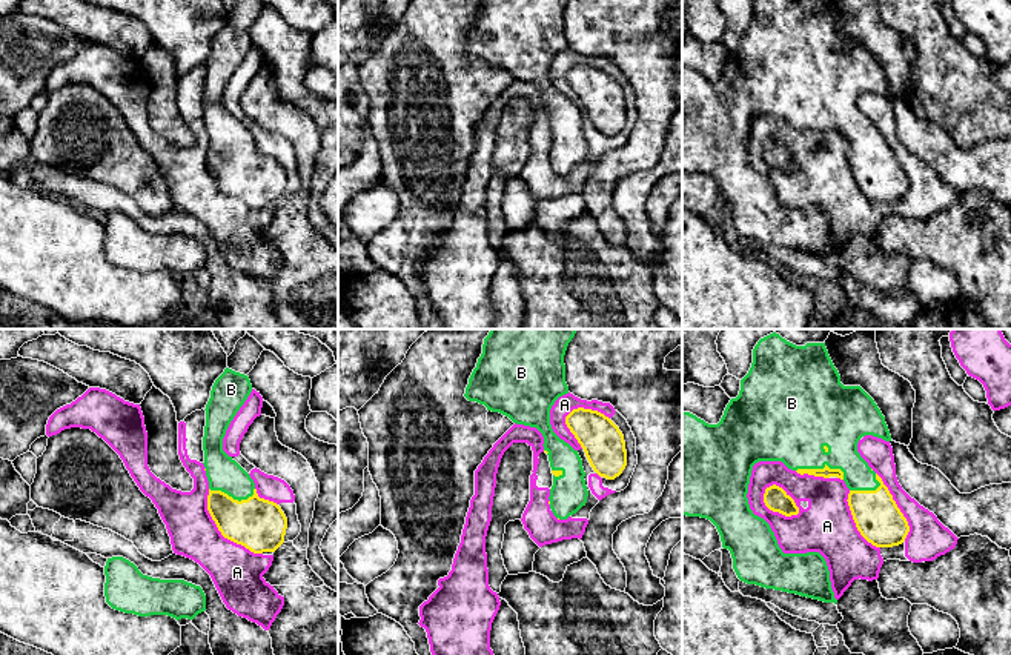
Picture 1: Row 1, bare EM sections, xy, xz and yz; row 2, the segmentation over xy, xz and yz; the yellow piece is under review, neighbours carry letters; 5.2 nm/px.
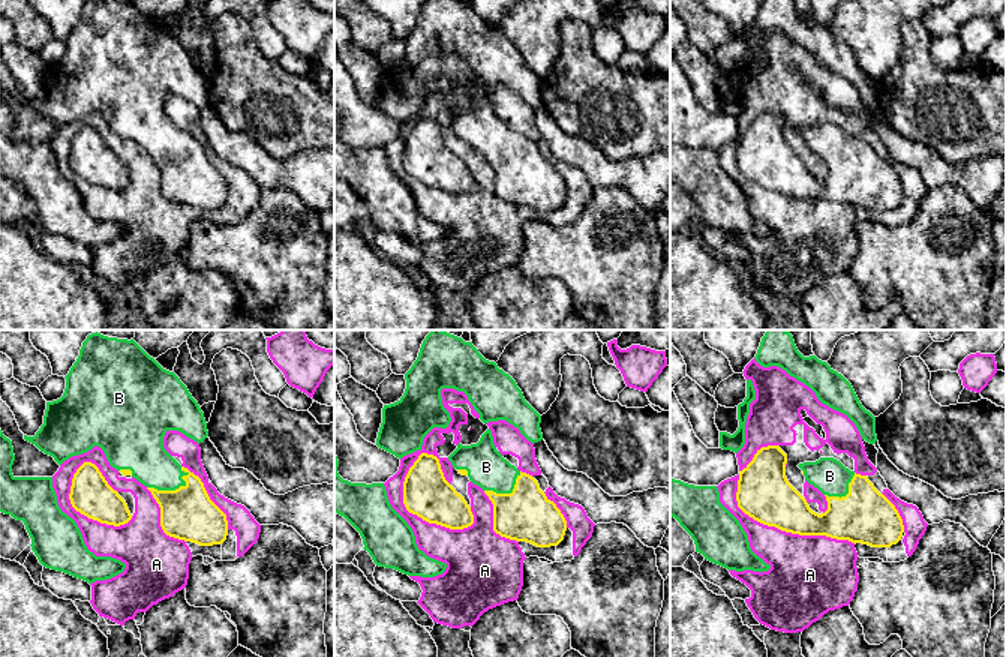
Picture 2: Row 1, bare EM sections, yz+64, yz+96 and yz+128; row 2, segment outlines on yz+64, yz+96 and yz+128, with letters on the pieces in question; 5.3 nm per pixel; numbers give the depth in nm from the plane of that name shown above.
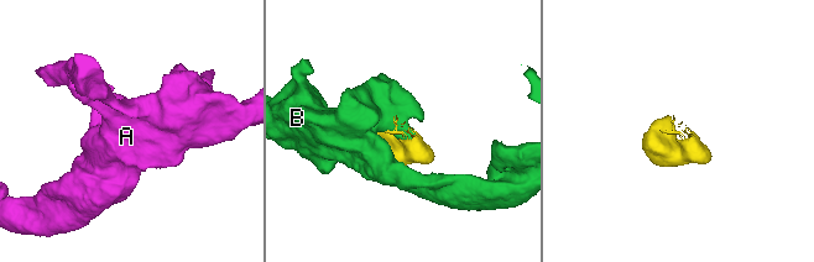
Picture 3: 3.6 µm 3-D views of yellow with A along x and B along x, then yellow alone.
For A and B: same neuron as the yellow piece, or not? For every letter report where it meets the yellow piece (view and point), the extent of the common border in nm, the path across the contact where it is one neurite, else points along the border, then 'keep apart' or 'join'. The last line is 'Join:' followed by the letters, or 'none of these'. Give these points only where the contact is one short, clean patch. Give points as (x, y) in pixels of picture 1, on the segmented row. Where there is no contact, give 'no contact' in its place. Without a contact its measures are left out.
A: contact yz (785, 492); length 220 nm; keep apart
B: contact yz (822, 469); length 260 nm; join
Join: B

